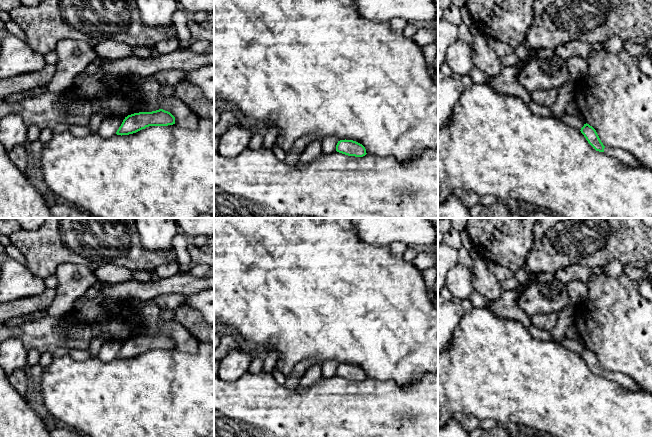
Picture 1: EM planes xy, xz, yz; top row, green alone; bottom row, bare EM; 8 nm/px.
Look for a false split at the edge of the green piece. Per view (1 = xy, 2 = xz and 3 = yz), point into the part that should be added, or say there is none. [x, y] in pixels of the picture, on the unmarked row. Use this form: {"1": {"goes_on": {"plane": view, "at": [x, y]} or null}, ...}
{"1": {"goes_on": null}, "2": {"goes_on": null}, "3": {"goes_on": {"plane": "yz", "at": [625, 381]}}}

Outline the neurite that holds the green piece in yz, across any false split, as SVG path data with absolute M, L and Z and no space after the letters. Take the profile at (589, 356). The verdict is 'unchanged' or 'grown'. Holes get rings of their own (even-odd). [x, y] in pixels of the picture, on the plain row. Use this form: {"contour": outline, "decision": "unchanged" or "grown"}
{"contour": "M587 347L584 348L584 350L581 352L580 355L584 359L588 367L596 375L605 376L607 379L618 383L623 388L629 391L634 391L634 392L642 391L641 387L631 377L619 372L605 371L601 366L596 354L589 348Z", "decision": "grown"}

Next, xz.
{"contour": "M340 364L336 369L336 375L348 380L363 381L365 380L365 371L353 364Z", "decision": "unchanged"}

